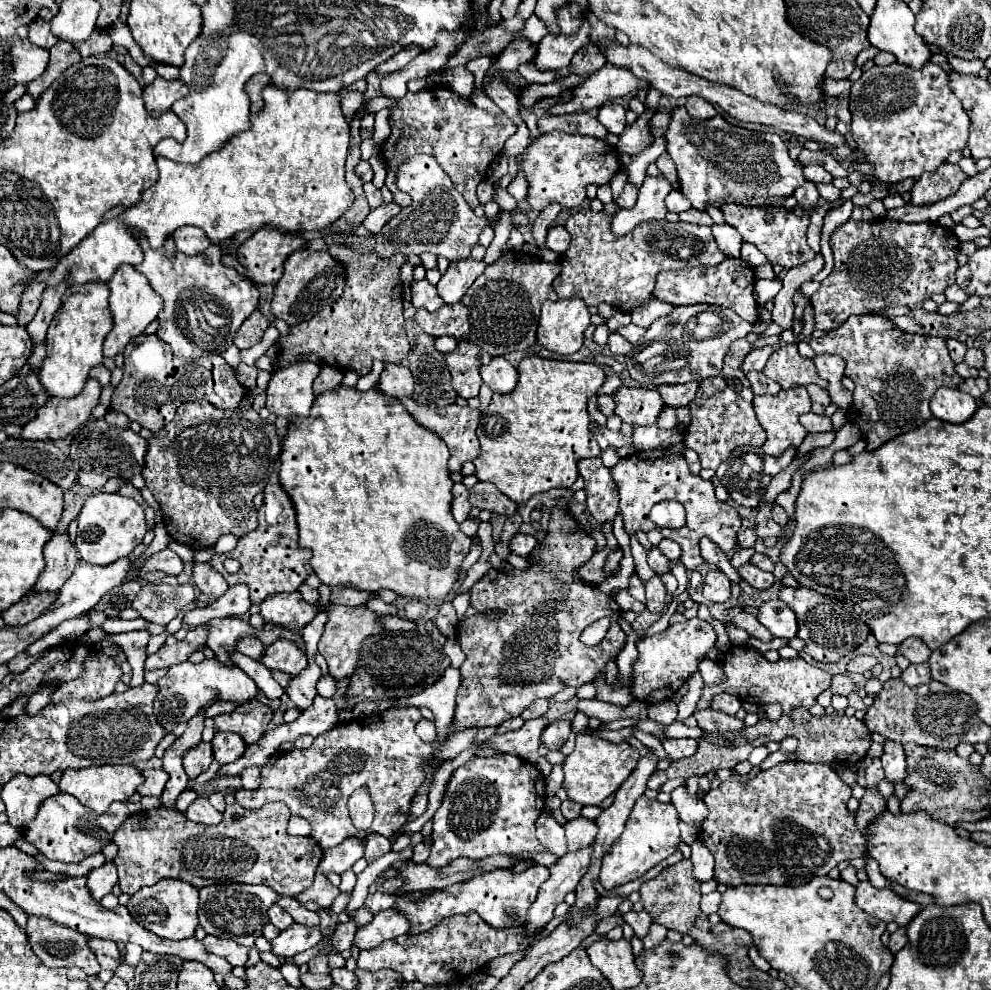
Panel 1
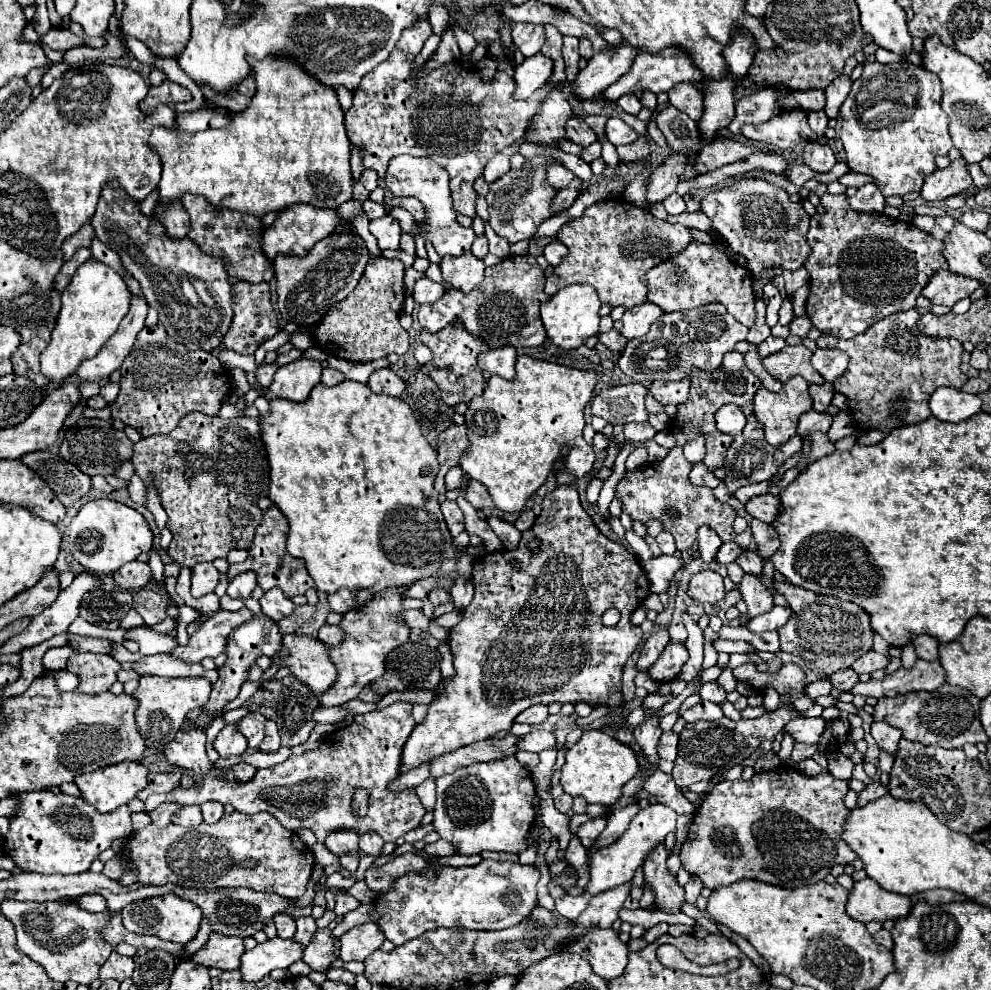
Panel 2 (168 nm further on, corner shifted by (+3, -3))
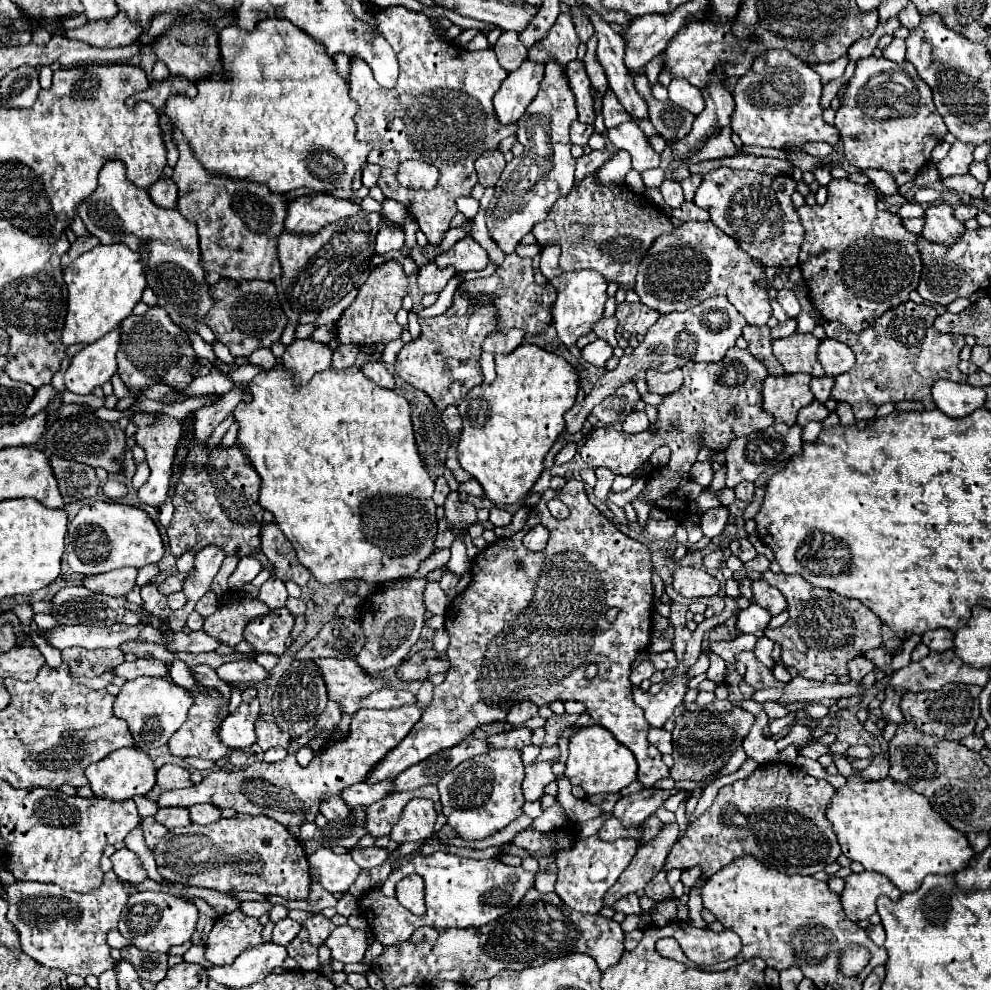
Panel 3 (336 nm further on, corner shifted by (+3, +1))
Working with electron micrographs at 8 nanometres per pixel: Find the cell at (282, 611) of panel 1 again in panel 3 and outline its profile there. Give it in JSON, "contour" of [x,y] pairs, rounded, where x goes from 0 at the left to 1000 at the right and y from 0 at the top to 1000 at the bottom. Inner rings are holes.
{"contour":[[[272,583],[264,593],[262,593],[262,605],[272,613],[272,615],[283,615],[289,611],[291,597],[287,593],[287,587]]]}

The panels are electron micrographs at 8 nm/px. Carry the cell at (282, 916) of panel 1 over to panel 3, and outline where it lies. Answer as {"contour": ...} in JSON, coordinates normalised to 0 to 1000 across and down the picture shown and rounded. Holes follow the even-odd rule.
{"contour":[[[289,926],[289,928],[279,932],[279,936],[274,940],[274,953],[289,957],[301,944],[301,940],[303,940],[303,932]]]}

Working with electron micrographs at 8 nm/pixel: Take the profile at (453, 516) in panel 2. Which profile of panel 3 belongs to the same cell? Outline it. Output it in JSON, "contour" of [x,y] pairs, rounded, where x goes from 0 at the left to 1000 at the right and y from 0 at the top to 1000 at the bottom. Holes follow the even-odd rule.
{"contour":[[[446,524],[446,526],[442,528],[442,542],[440,542],[440,546],[438,546],[438,557],[444,557],[444,555],[454,553],[456,546],[458,546],[458,538],[454,536],[452,526]]]}

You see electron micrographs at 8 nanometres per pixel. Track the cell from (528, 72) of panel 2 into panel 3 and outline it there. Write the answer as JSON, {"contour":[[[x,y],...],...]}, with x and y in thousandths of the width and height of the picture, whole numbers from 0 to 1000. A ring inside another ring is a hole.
{"contour":[[[533,60],[525,66],[525,70],[513,74],[511,82],[507,82],[498,96],[498,112],[507,126],[523,124],[535,102],[541,98],[547,78],[549,66]]]}

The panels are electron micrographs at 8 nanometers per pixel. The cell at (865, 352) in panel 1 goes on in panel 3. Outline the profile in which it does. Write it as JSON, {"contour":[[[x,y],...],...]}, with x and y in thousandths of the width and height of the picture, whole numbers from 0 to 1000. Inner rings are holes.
{"contour":[[[914,304],[890,316],[882,326],[868,334],[858,336],[850,326],[831,328],[834,340],[854,346],[862,359],[864,369],[844,381],[840,403],[860,409],[864,425],[882,423],[888,409],[896,405],[930,405],[934,413],[940,413],[938,391],[947,383],[961,383],[975,387],[975,379],[969,377],[969,353],[975,348],[971,338],[955,338],[942,332],[947,314],[934,306]]]}

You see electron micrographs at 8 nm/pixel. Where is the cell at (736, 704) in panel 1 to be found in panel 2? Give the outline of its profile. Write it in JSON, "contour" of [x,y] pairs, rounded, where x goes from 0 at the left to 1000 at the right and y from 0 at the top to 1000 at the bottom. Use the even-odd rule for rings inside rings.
{"contour":[[[718,688],[718,690],[710,690],[708,692],[706,704],[708,704],[708,708],[720,708],[720,710],[729,712],[733,708],[733,698]]]}

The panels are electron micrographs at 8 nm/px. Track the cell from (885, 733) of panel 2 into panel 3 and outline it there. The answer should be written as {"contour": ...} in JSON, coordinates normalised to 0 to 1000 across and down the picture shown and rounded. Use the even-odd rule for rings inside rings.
{"contour":[[[894,696],[892,698],[894,700],[894,706],[890,708],[890,720],[892,720],[892,726],[898,730],[898,728],[902,728],[902,730],[912,730],[912,722],[910,722],[910,718],[908,718],[908,706],[910,706],[910,698],[902,698],[902,696]]]}

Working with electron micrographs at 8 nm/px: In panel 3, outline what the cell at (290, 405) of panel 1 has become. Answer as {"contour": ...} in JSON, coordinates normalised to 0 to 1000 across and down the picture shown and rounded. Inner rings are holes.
{"contour":[[[299,342],[289,351],[285,367],[297,377],[299,389],[309,389],[317,377],[333,373],[335,353],[317,342]]]}

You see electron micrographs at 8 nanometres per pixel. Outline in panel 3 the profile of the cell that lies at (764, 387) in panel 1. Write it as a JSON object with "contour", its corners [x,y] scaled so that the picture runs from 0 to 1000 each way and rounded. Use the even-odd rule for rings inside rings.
{"contour":[[[753,328],[751,330],[751,342],[755,344],[755,355],[773,369],[775,377],[781,381],[791,379],[793,375],[789,373],[789,369],[783,365],[783,361],[779,359],[779,340],[777,340],[777,330],[773,328]]]}

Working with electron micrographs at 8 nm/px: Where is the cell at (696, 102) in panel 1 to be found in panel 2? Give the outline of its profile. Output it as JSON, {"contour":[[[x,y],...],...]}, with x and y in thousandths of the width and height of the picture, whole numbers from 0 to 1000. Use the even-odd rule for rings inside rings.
{"contour":[[[696,84],[680,86],[674,92],[674,98],[676,98],[676,106],[690,112],[696,120],[704,122],[704,118],[708,118],[708,94],[704,94],[704,90],[698,88]]]}

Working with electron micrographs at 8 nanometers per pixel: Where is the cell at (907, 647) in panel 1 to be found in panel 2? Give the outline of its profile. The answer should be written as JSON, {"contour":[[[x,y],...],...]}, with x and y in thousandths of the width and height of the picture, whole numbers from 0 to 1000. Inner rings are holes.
{"contour":[[[928,641],[920,647],[922,656],[924,656],[924,662],[926,666],[932,666],[932,668],[942,668],[947,666],[947,647],[942,647],[942,643],[936,643],[936,641]]]}

